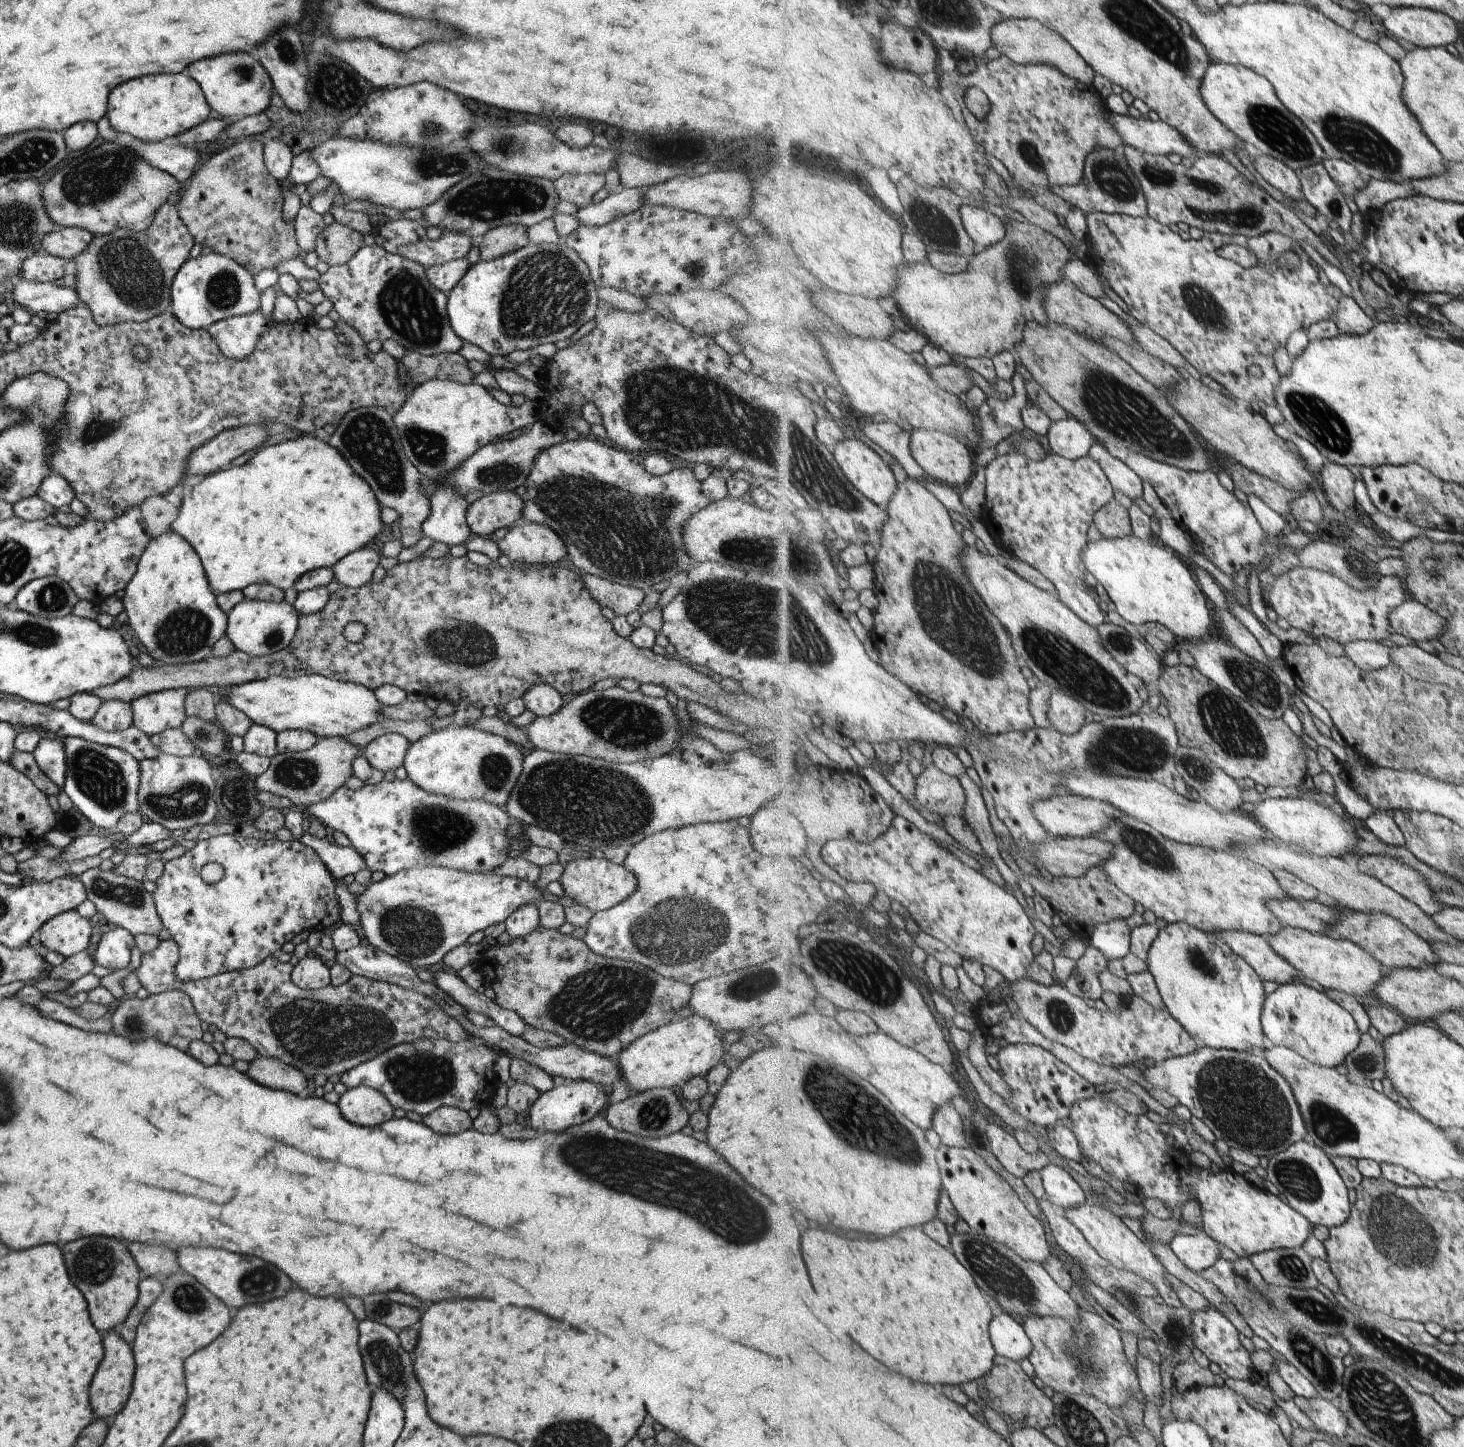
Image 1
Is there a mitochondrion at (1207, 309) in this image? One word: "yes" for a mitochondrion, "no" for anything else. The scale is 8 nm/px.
yes

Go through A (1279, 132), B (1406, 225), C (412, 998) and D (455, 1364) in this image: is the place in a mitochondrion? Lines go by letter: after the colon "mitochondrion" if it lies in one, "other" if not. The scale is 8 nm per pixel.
A: mitochondrion
B: other
C: other
D: other

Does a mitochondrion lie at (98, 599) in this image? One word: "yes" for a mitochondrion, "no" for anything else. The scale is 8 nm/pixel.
no

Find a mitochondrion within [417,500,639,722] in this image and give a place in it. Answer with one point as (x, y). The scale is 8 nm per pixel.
(463, 644)

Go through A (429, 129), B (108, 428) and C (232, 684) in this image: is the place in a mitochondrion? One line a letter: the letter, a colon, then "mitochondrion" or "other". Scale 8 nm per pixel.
A: mitochondrion
B: mitochondrion
C: other

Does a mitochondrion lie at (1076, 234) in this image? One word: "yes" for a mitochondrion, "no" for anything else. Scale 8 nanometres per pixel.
no

